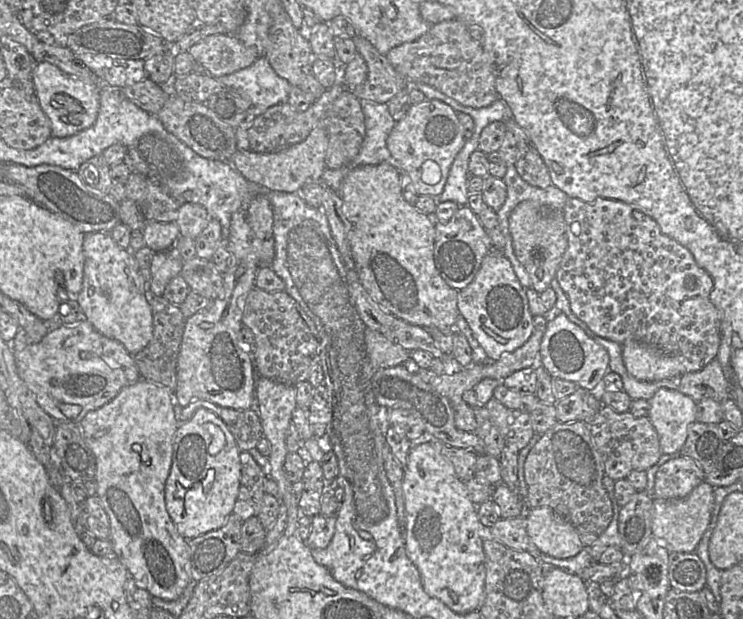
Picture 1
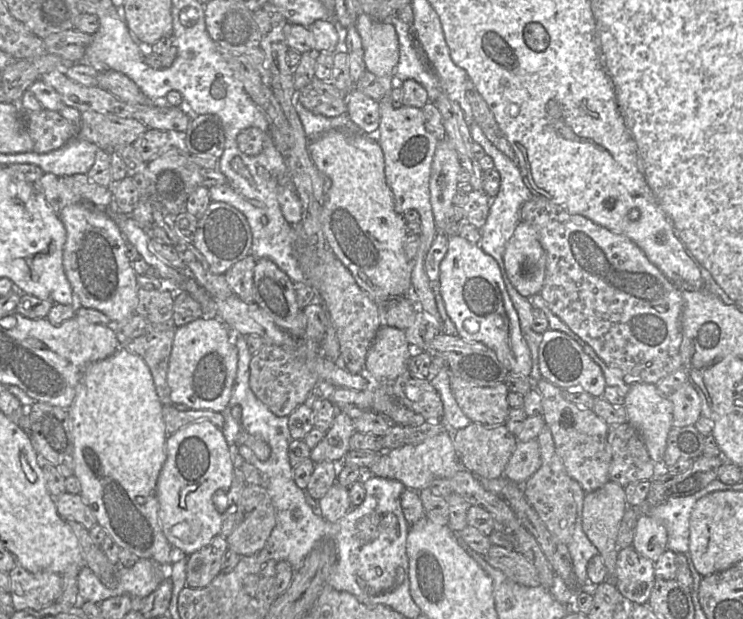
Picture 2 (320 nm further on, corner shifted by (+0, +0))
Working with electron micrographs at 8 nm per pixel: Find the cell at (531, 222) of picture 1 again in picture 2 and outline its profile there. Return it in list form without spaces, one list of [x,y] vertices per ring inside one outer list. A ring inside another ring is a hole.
[[[520,221],[503,255],[507,275],[524,297],[540,294],[546,274],[546,254],[532,225]]]

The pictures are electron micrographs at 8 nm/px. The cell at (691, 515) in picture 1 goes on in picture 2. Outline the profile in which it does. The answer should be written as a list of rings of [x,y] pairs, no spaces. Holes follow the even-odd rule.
[[[640,515],[632,546],[652,562],[667,550],[666,528],[650,515]]]

